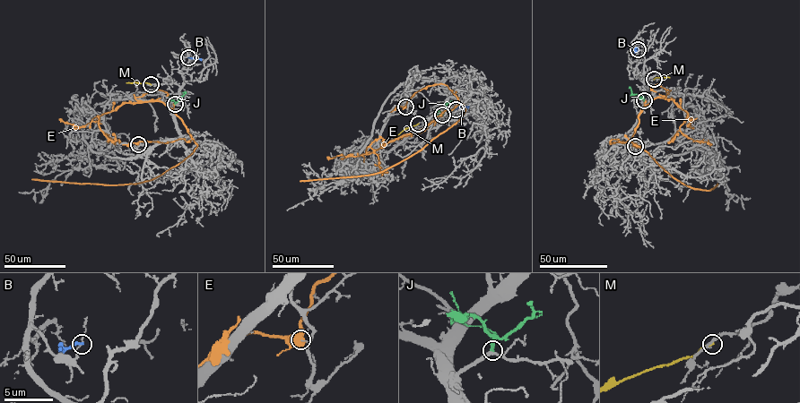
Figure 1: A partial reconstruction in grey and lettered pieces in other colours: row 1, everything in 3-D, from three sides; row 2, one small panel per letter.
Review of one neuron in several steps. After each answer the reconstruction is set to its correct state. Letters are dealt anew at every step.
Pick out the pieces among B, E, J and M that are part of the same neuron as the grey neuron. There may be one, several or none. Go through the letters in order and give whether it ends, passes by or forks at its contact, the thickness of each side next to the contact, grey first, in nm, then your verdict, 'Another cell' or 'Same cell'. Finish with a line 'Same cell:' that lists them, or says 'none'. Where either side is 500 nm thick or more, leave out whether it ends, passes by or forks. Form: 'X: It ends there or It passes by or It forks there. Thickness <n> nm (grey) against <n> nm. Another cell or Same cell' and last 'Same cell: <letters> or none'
B: It ends there. Thickness 100 nm (grey) against 190 nm. Another cell
E: Thickness 70 nm (grey) against 750 nm. Another cell
J: It ends there. Thickness 240 nm (grey) against 320 nm. Same cell
M: It ends there. Thickness 200 nm (grey) against 190 nm. Another cell
Same cell: J

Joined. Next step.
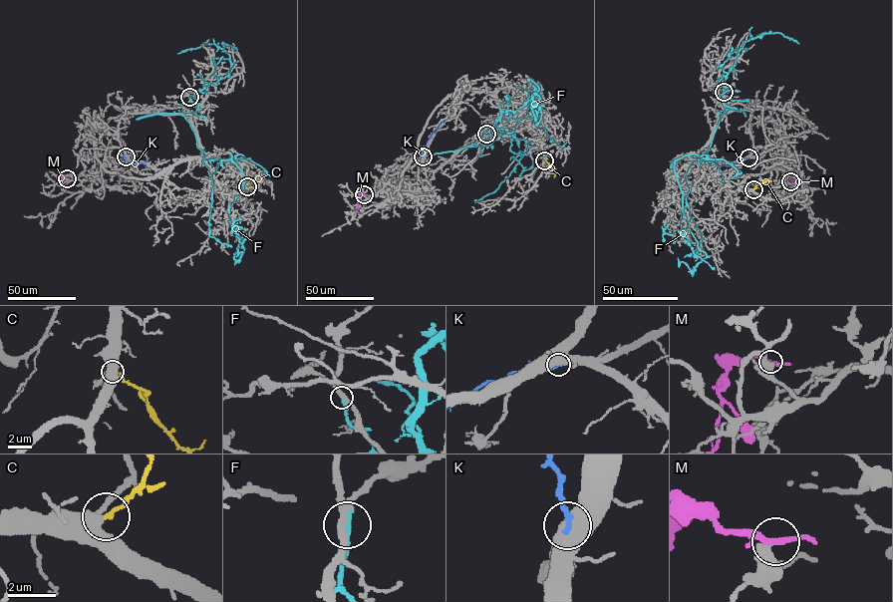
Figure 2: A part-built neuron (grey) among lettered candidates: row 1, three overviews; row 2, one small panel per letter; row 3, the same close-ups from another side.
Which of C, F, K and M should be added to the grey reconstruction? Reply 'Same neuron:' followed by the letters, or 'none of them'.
Same neuron: none of them

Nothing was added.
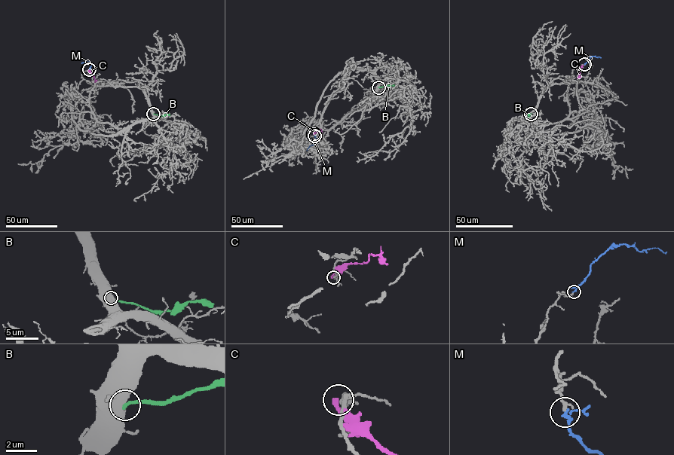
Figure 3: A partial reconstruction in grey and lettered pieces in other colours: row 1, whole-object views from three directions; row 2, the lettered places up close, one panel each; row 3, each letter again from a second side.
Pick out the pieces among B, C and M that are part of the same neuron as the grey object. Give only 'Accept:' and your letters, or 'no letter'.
Accept: M

